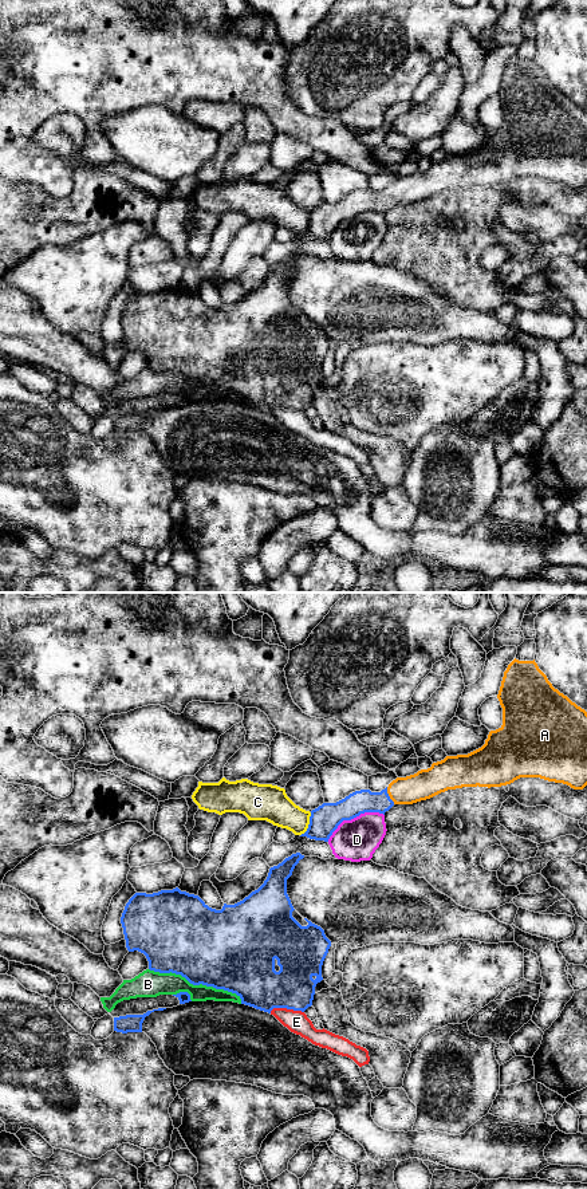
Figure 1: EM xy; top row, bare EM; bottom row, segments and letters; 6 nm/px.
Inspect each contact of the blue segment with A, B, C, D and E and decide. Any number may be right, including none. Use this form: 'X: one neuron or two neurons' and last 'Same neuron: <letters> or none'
A: one neuron
B: two neurons
C: two neurons
D: two neurons
E: two neurons
Same neuron: A

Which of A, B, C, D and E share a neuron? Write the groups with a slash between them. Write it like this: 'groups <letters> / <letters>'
groups A / B E / C / D

